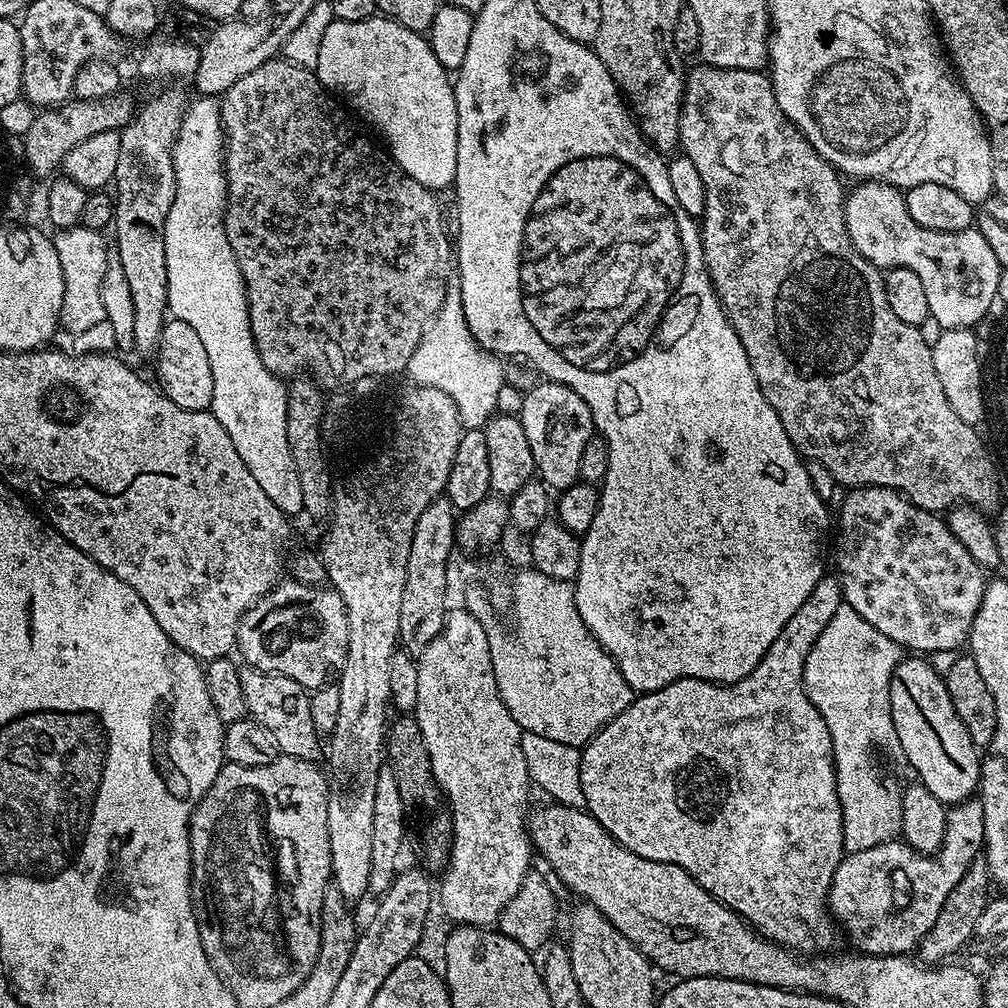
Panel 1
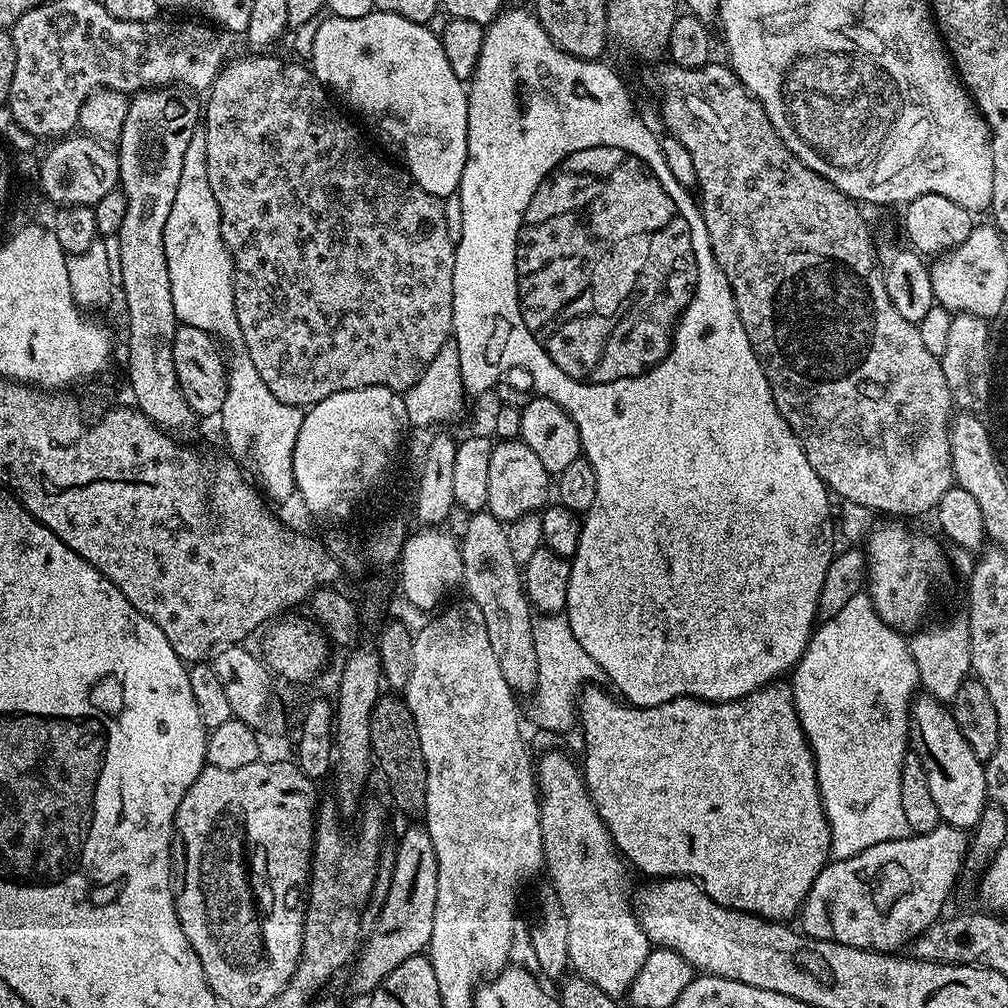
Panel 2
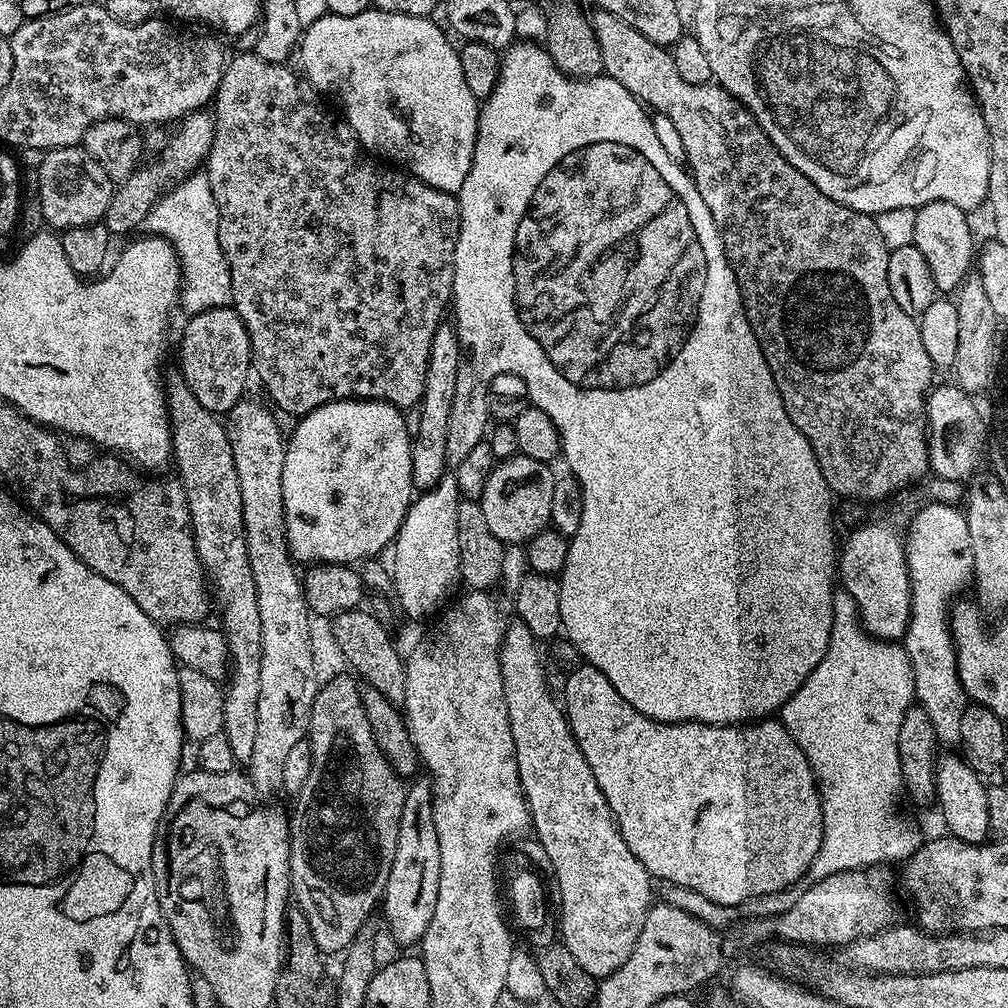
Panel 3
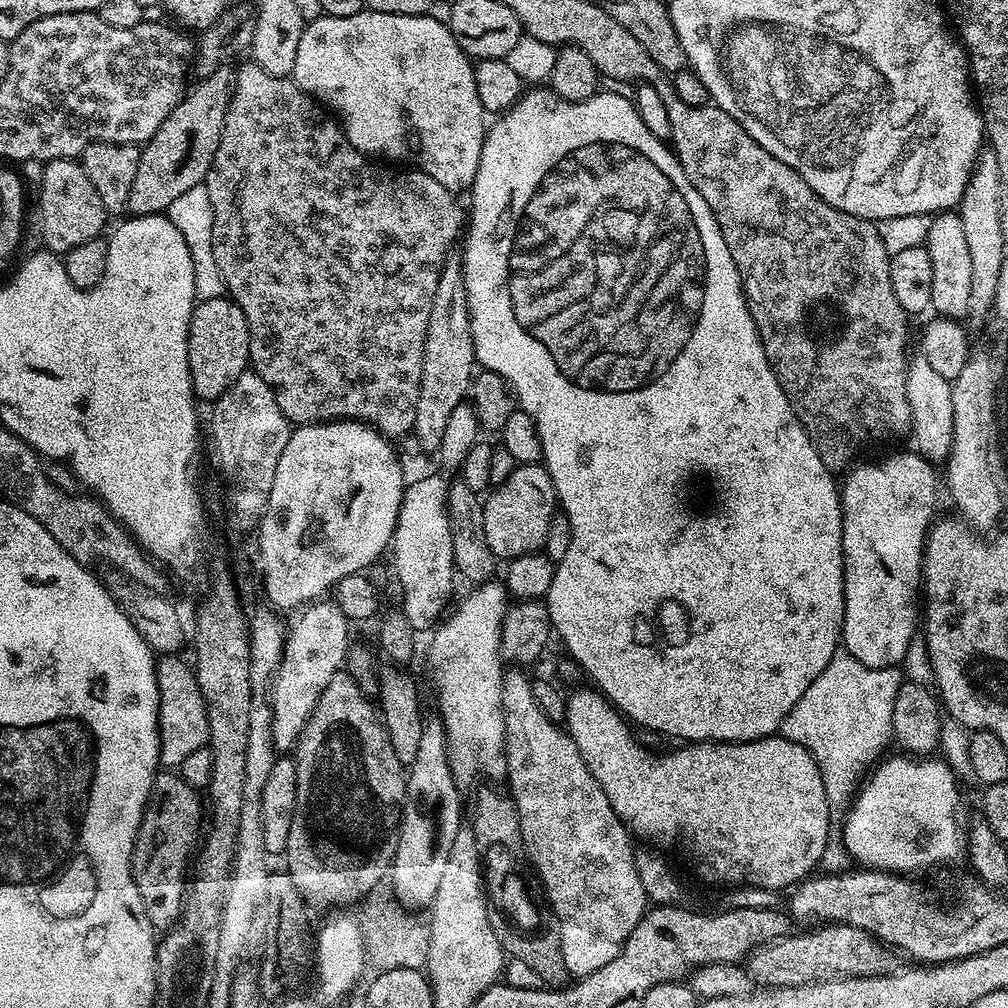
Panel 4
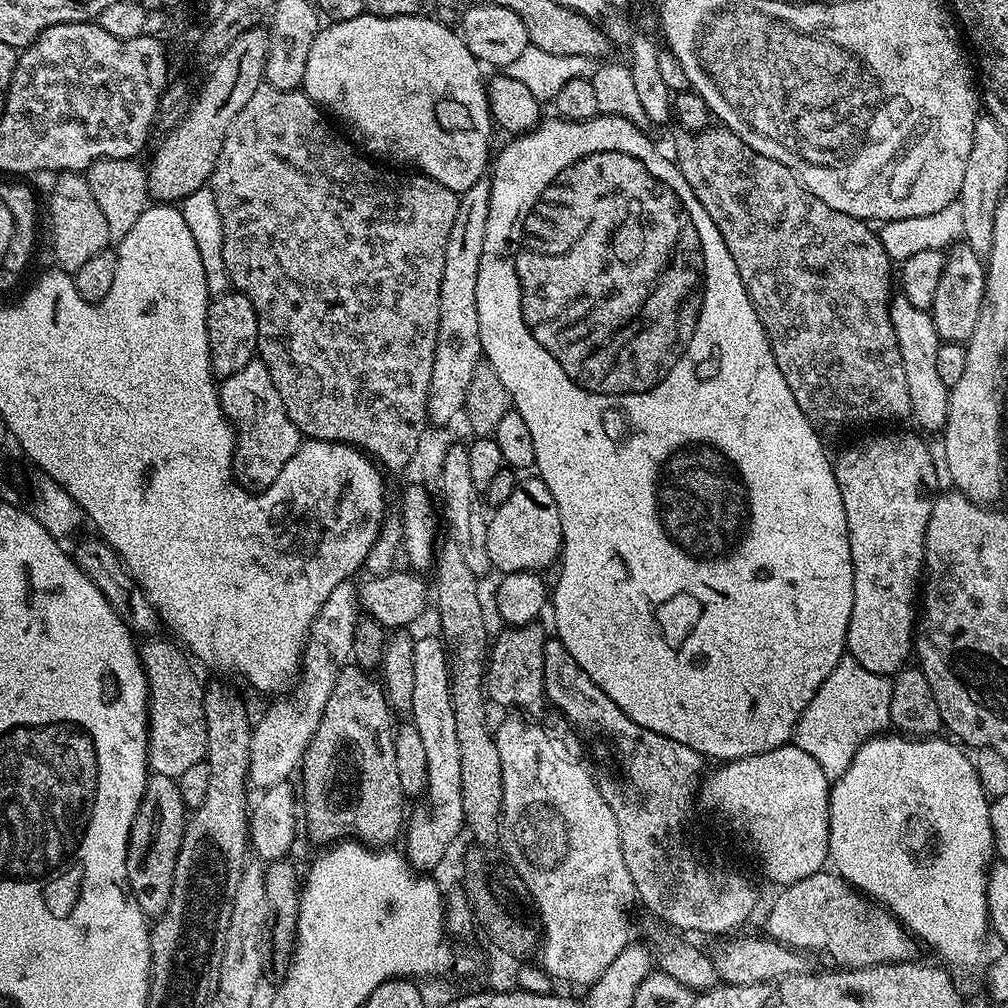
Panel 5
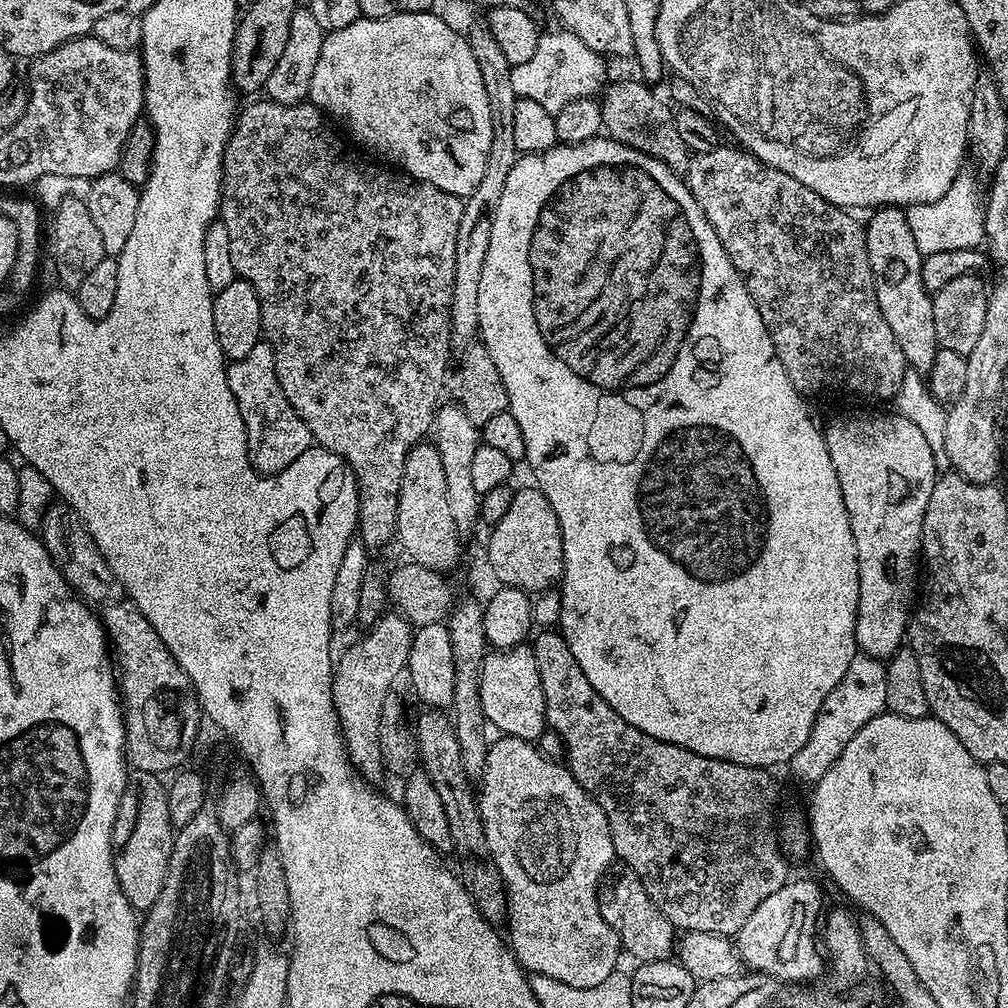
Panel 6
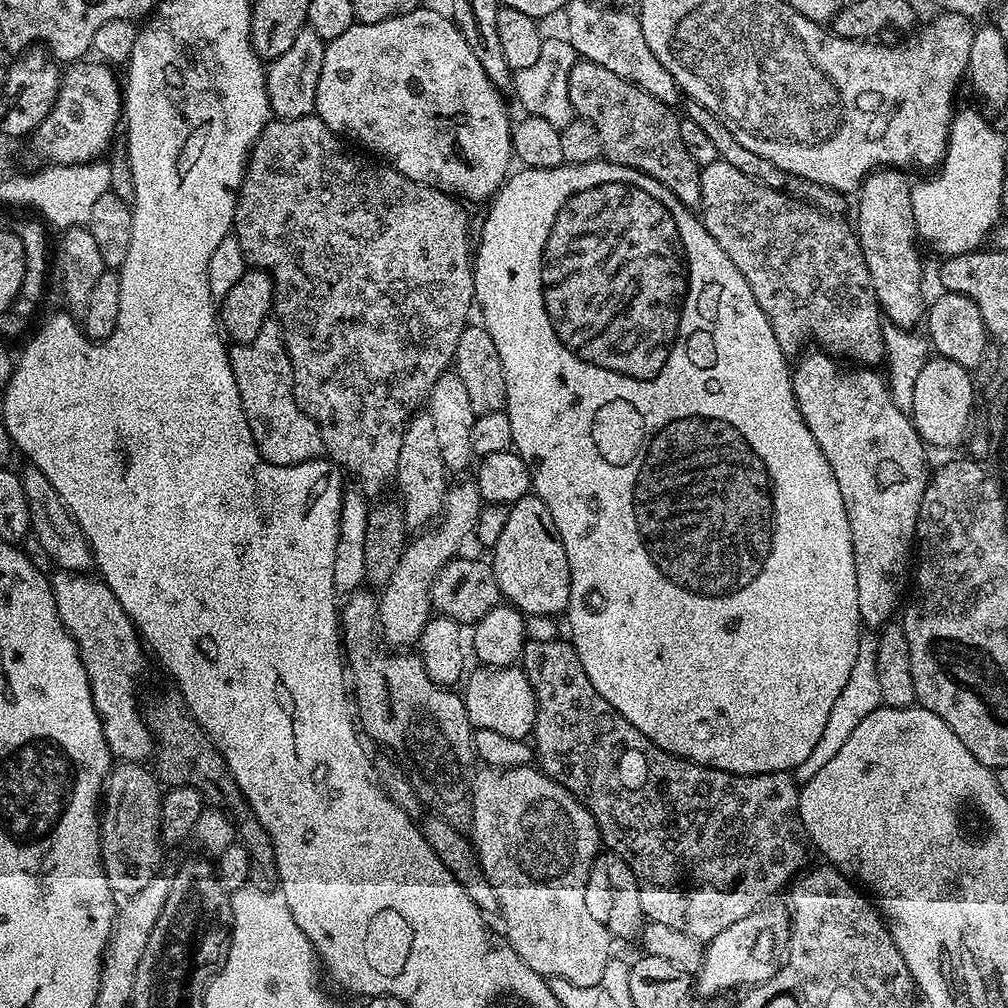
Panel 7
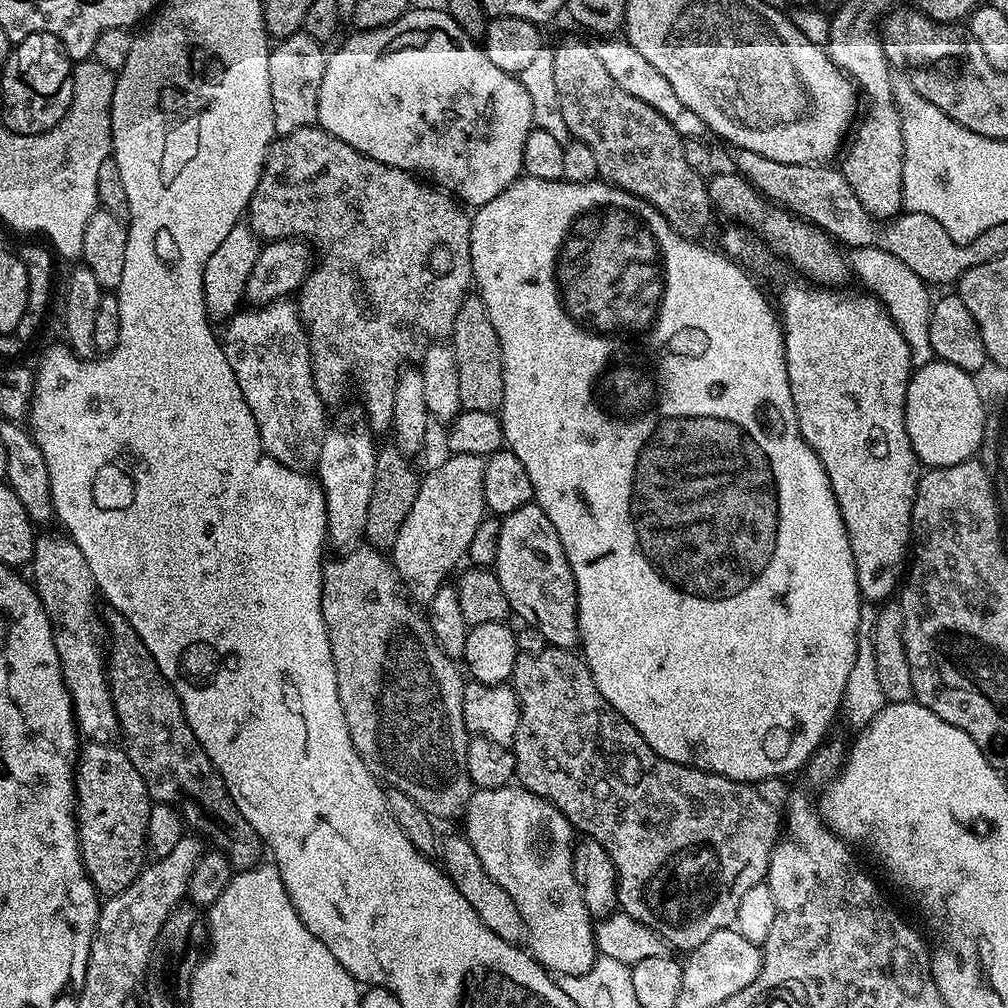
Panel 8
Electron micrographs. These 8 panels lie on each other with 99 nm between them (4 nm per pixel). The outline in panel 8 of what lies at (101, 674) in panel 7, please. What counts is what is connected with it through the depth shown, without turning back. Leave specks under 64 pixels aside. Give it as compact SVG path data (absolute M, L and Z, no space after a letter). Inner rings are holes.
M52 530L41 531L44 533L41 536L39 533L34 539L30 580L40 595L52 627L54 650L58 650L64 685L72 699L72 714L79 735L93 744L112 744L117 739L120 723L112 705L112 692L108 689L106 652L101 637L100 640L96 637L96 580L72 537L59 531L48 531Z

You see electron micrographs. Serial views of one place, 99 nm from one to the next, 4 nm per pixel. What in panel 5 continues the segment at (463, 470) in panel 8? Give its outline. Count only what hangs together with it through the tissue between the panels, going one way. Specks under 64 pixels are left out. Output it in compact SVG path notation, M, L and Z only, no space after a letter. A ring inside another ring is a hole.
M345 666L338 674L330 702L326 702L326 710L322 710L318 730L314 730L314 738L309 742L304 761L298 769L302 820L308 823L308 832L314 839L336 842L341 838L351 838L373 850L380 850L391 845L388 843L395 836L397 839L401 835L406 824L406 797L398 782L398 766L394 766L392 719L394 716L388 707L388 698L377 677L363 668Z

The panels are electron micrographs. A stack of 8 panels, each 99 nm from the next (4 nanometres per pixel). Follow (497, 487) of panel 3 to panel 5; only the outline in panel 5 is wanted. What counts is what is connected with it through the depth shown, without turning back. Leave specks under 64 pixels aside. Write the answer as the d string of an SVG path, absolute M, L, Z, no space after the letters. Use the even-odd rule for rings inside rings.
M532 474L529 480L521 479L516 485L514 494L506 498L506 502L495 505L494 511L488 516L486 530L486 554L490 554L490 562L497 573L535 572L543 573L551 564L557 563L564 546L562 534L562 518L558 510L558 502L554 502L554 494L550 494L550 486L542 482L539 475Z

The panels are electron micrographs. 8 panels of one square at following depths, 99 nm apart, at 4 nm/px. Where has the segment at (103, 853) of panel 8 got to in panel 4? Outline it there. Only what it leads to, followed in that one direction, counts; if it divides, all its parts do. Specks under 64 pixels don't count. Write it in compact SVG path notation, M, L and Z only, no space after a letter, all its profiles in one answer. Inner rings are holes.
M172 770L161 771L157 775L155 787L158 789L158 796L164 801L157 808L156 805L149 807L144 813L144 820L140 823L140 835L136 837L136 846L132 851L132 877L136 880L138 892L142 894L148 921L157 930L167 930L180 919L186 904L184 871L190 868L190 857L201 835L201 793L191 788Z

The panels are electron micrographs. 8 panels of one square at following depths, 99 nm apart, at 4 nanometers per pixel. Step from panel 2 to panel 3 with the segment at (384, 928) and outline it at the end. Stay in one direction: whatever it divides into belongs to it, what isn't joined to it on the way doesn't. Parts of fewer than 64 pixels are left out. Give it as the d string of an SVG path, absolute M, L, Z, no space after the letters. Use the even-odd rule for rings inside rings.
M417 779L416 785L409 787L404 794L404 809L402 810L402 818L398 826L398 850L394 854L394 866L390 866L390 878L386 882L386 890L384 891L384 898L382 901L382 912L384 908L384 916L388 919L388 928L392 931L392 936L400 944L412 944L412 946L419 945L423 940L426 930L430 926L430 918L434 918L434 906L438 903L438 882L440 881L440 850L438 848L438 826L434 822L434 806L432 805L434 793L431 783L427 779Z

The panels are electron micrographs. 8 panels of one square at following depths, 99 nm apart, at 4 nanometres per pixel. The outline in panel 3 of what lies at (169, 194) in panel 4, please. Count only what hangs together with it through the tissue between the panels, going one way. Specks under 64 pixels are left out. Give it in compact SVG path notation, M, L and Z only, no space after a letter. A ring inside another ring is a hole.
M208 110L193 111L183 117L175 125L176 136L172 136L164 144L160 157L153 164L145 163L137 167L126 179L115 185L110 204L105 210L102 223L107 226L113 237L124 236L143 225L145 218L152 213L154 205L160 203L160 197L176 187L181 180L197 171L207 161L208 151L214 142L213 113Z

